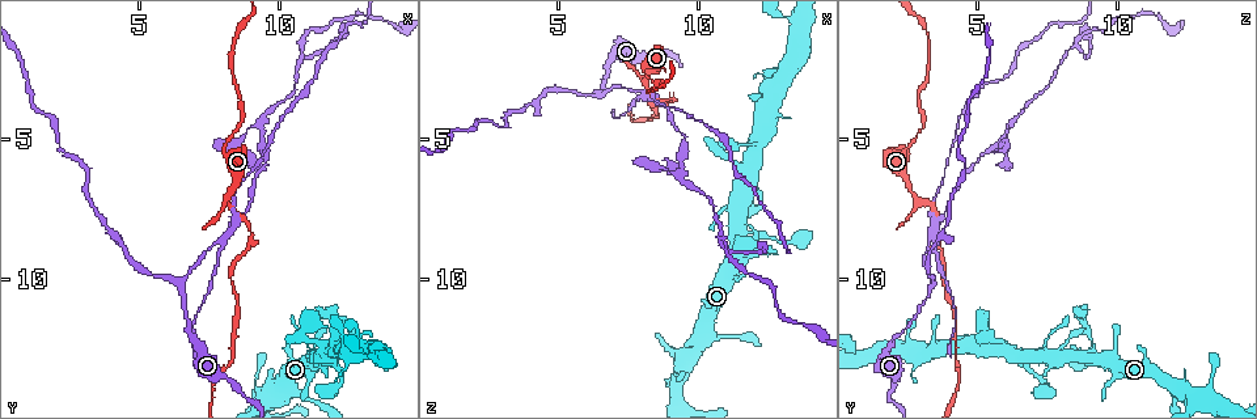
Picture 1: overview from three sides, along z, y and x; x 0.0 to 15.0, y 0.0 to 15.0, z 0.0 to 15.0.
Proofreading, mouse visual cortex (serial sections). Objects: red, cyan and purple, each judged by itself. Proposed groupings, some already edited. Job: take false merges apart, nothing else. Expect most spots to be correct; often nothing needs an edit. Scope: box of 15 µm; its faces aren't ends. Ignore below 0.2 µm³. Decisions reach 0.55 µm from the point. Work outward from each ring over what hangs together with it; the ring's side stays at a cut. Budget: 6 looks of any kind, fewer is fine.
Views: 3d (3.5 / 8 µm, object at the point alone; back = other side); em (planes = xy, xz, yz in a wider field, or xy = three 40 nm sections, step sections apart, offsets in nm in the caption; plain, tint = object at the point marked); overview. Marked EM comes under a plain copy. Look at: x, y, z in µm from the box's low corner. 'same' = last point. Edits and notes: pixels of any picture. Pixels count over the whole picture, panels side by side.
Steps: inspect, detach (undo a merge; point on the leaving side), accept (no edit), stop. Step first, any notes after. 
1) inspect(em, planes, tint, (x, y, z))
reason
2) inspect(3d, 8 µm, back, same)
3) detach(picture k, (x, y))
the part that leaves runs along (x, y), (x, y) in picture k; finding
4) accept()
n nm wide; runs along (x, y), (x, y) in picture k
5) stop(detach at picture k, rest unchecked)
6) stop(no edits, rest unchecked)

inspect(em, planes, tint, (6.6, 10.2, 3.4))
three-way junction

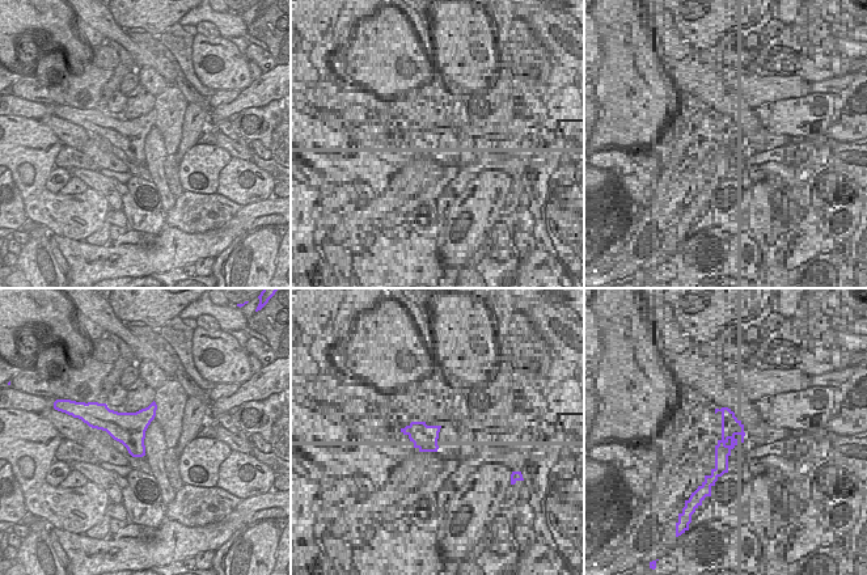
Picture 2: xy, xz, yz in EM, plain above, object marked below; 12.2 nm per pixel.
inspect(3d, 3.5 µm, same)
see where the arms go

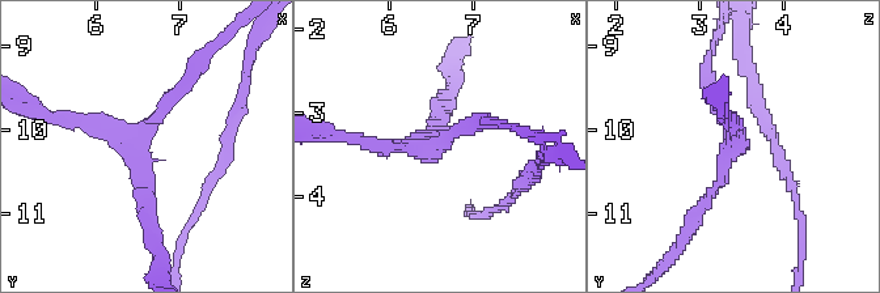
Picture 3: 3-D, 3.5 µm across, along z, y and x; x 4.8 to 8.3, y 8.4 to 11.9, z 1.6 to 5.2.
accept()
runs along (147, 219), (138, 137), (190, 77) in picture 3; continuous, no second cell

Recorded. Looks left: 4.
inspect(3d, 3.5 µm, (8.5, 7.9, 3.6))
sudden change in width

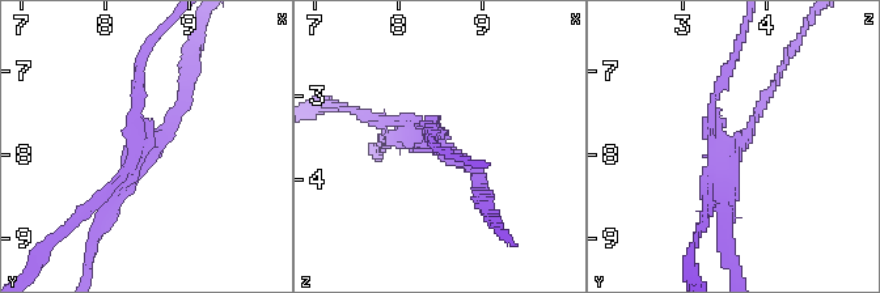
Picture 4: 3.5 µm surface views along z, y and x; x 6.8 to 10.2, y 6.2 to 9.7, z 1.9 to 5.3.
inspect(em, xy, step 2, tint, (8.40, 8.00, 3.55))
3 arms; arms of 100, 150, 150 nm; shape alone is not enough

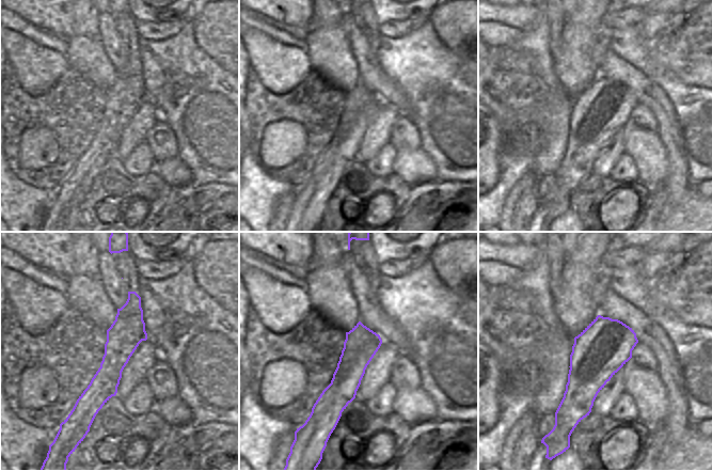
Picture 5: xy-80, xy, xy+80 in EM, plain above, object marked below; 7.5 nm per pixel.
detach(picture 4, (176, 115))
a second cell is stuck on

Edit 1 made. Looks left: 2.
stop(detach at picture 4, rest unchecked)

